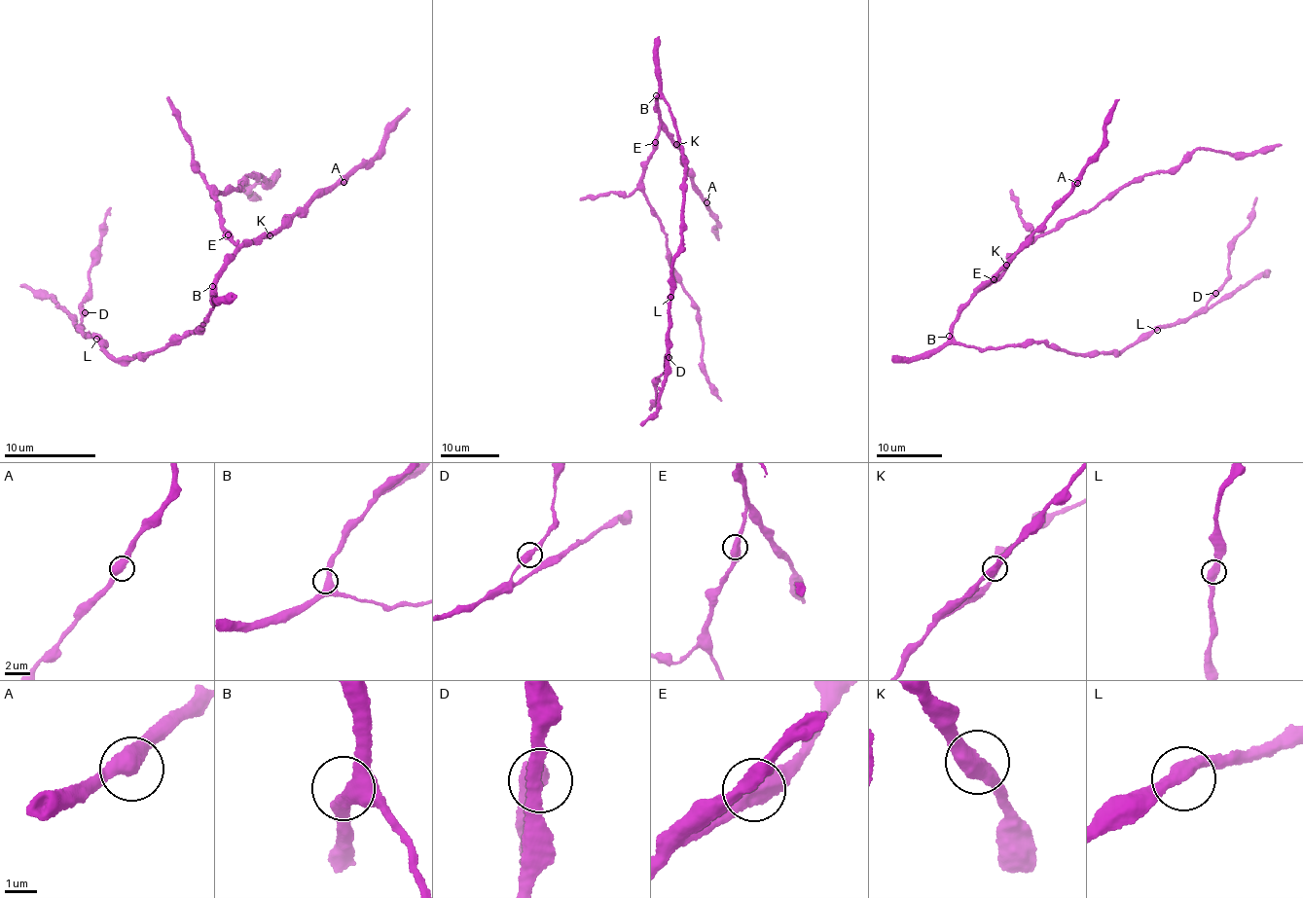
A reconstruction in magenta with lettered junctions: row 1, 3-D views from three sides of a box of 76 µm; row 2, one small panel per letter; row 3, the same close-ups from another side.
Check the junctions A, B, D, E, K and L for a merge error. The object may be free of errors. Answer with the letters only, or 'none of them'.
none of them

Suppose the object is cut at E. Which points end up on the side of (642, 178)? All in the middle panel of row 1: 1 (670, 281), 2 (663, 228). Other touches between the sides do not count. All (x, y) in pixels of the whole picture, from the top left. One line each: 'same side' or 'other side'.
1: other side
2: same side

